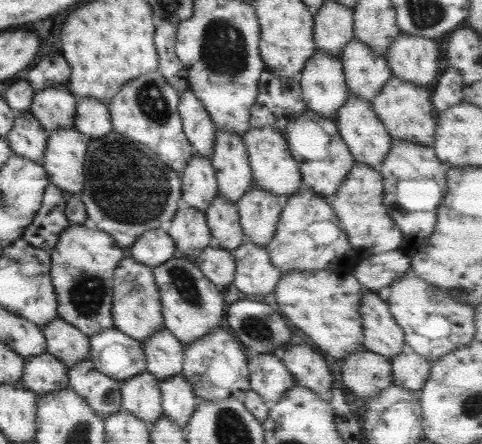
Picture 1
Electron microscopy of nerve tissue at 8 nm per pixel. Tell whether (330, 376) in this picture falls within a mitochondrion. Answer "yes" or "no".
no

